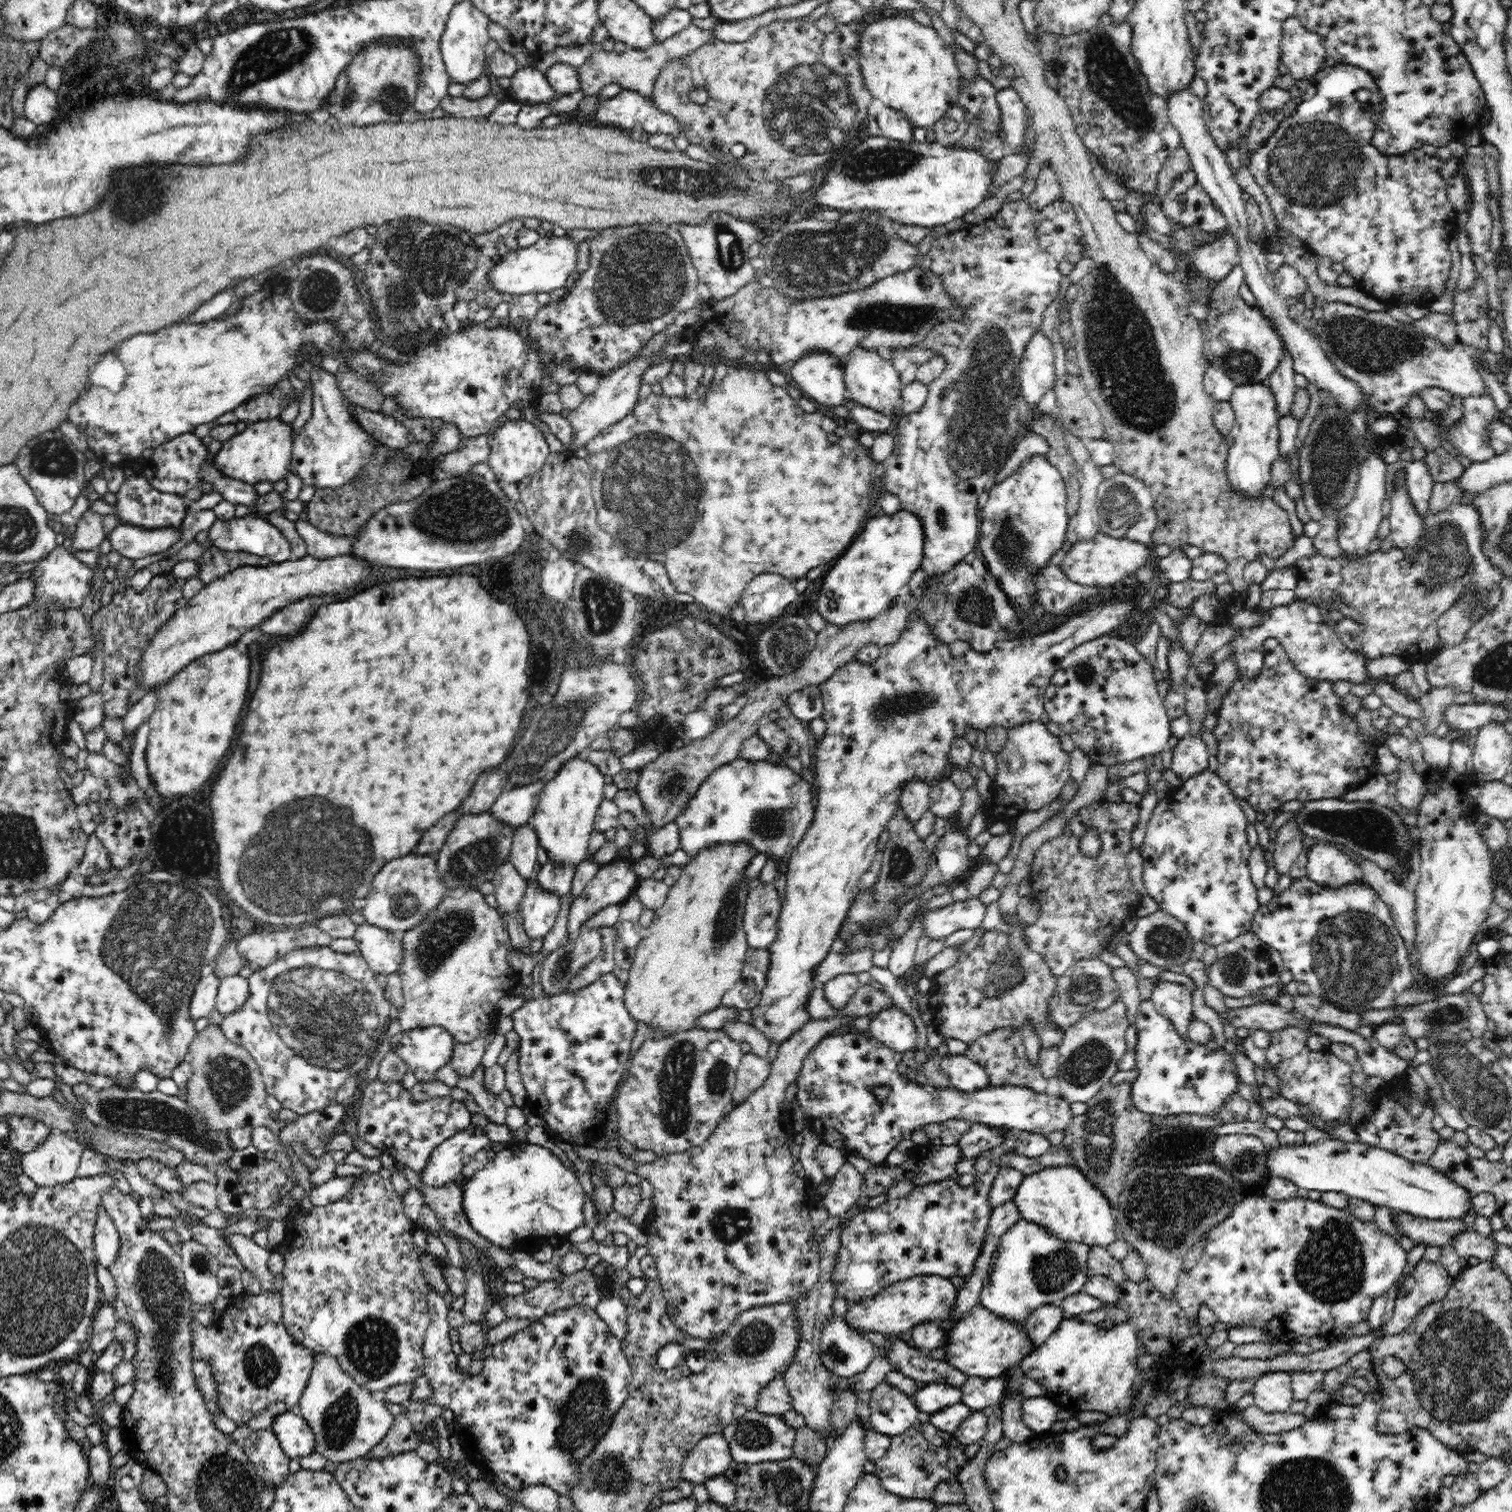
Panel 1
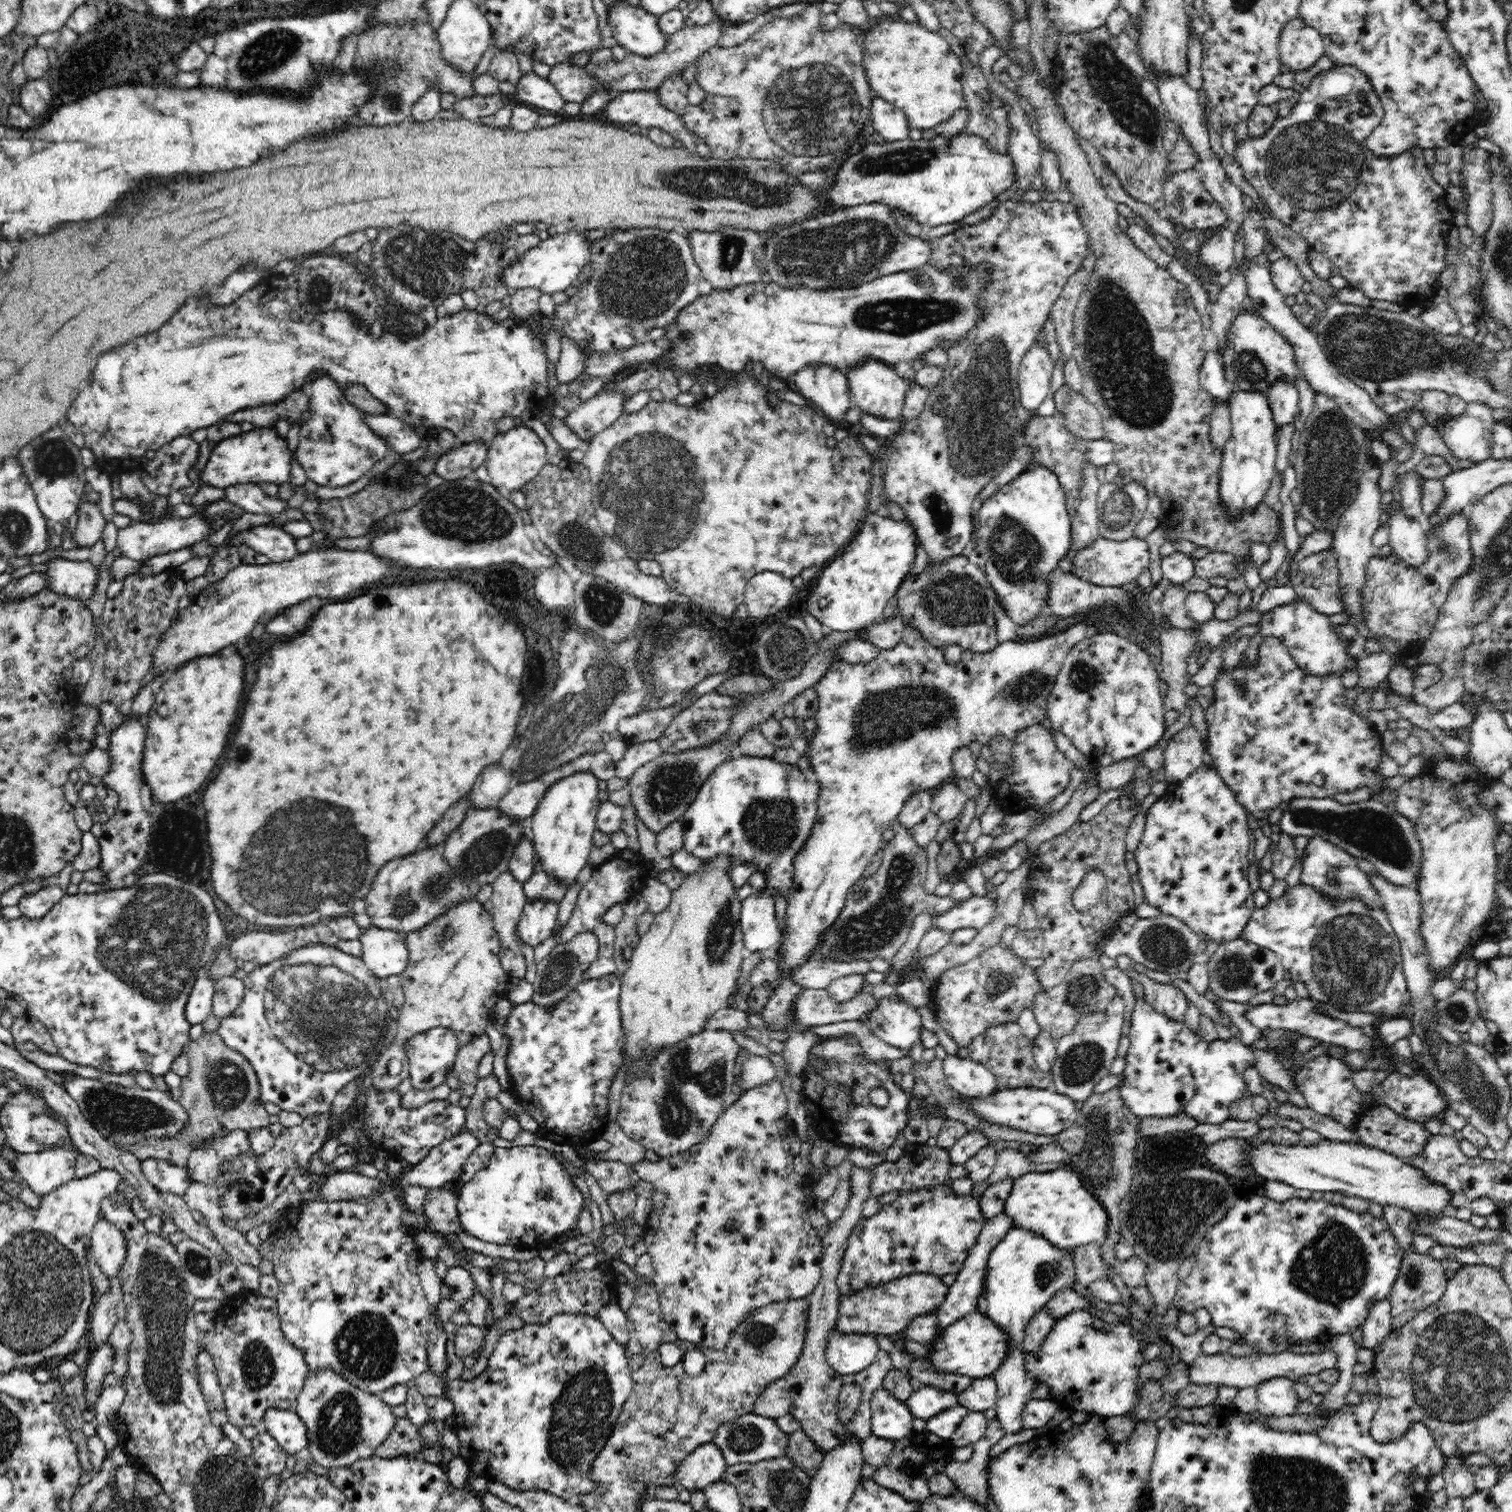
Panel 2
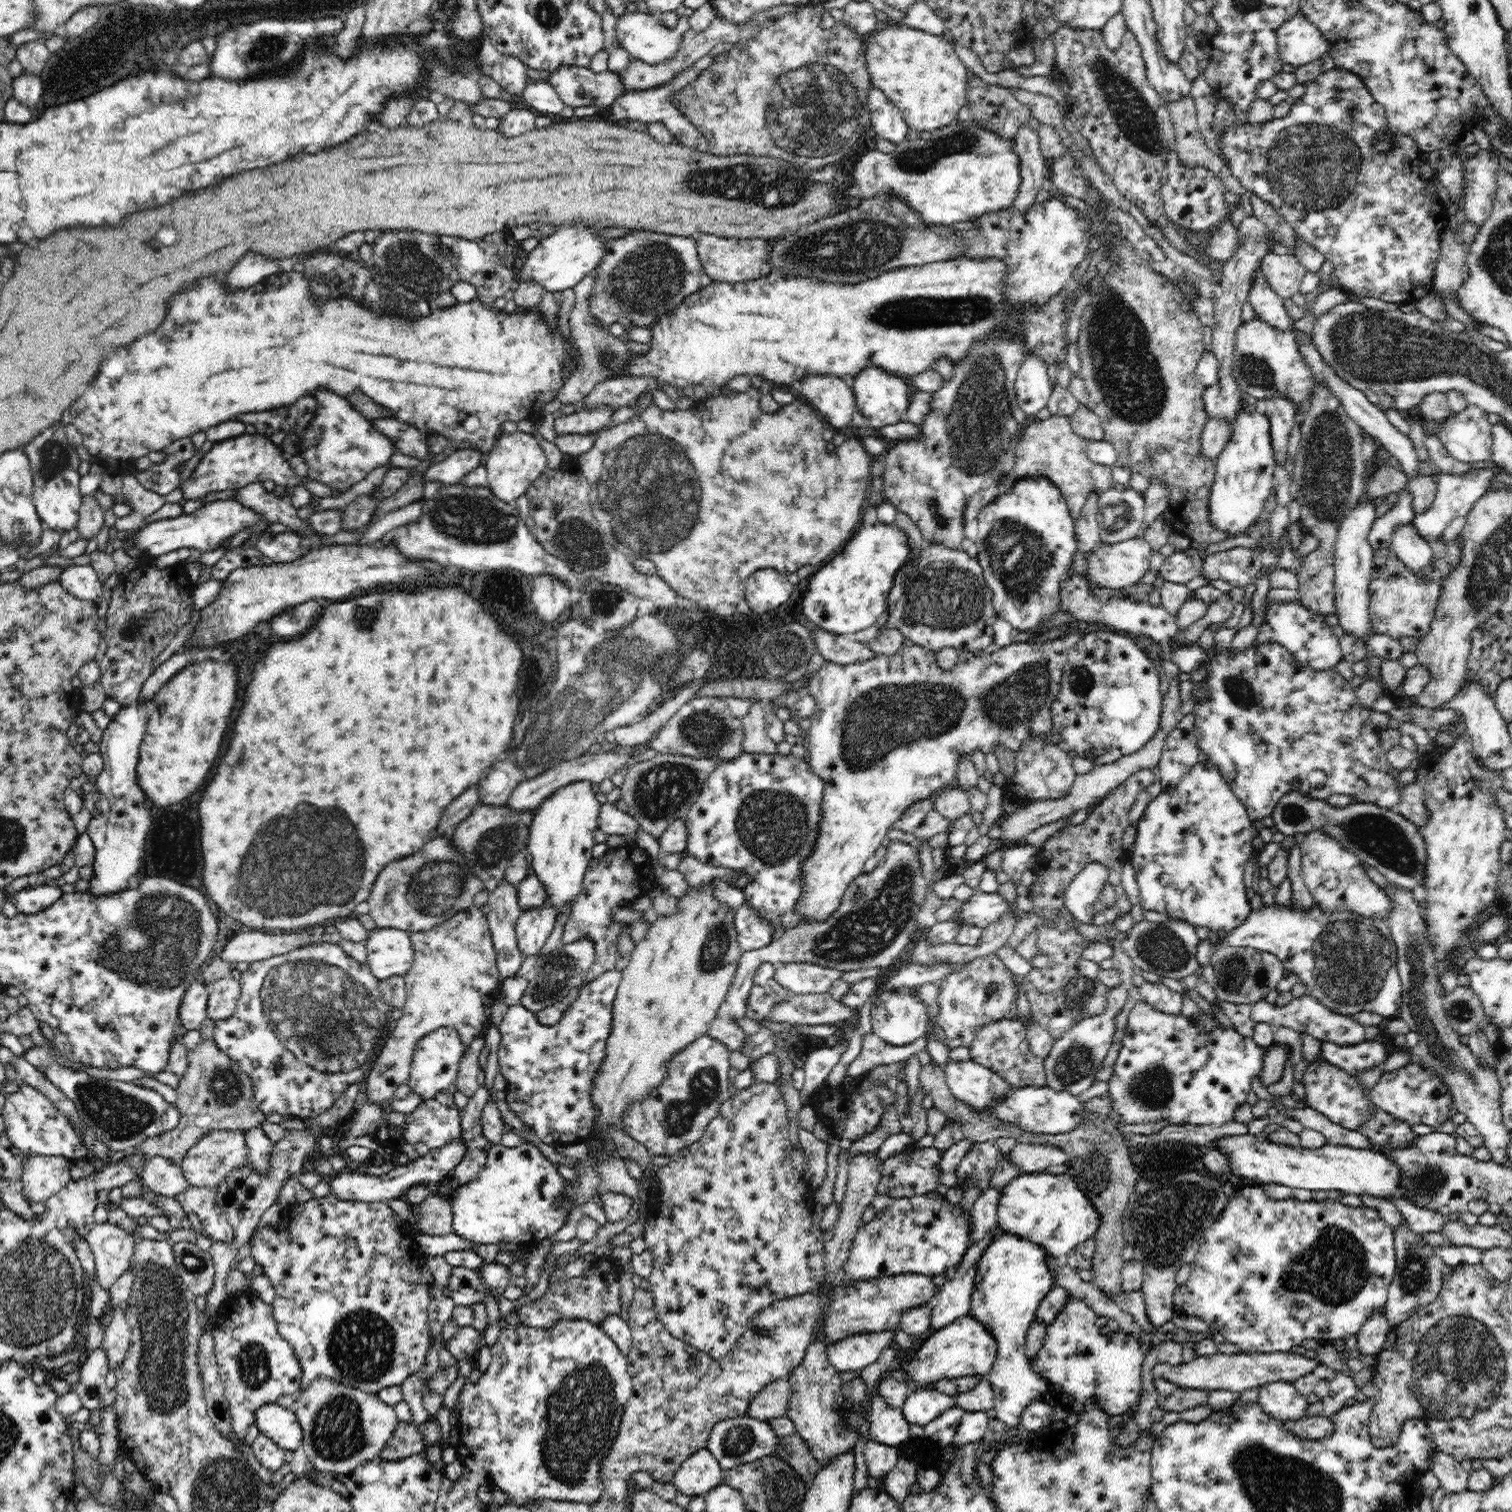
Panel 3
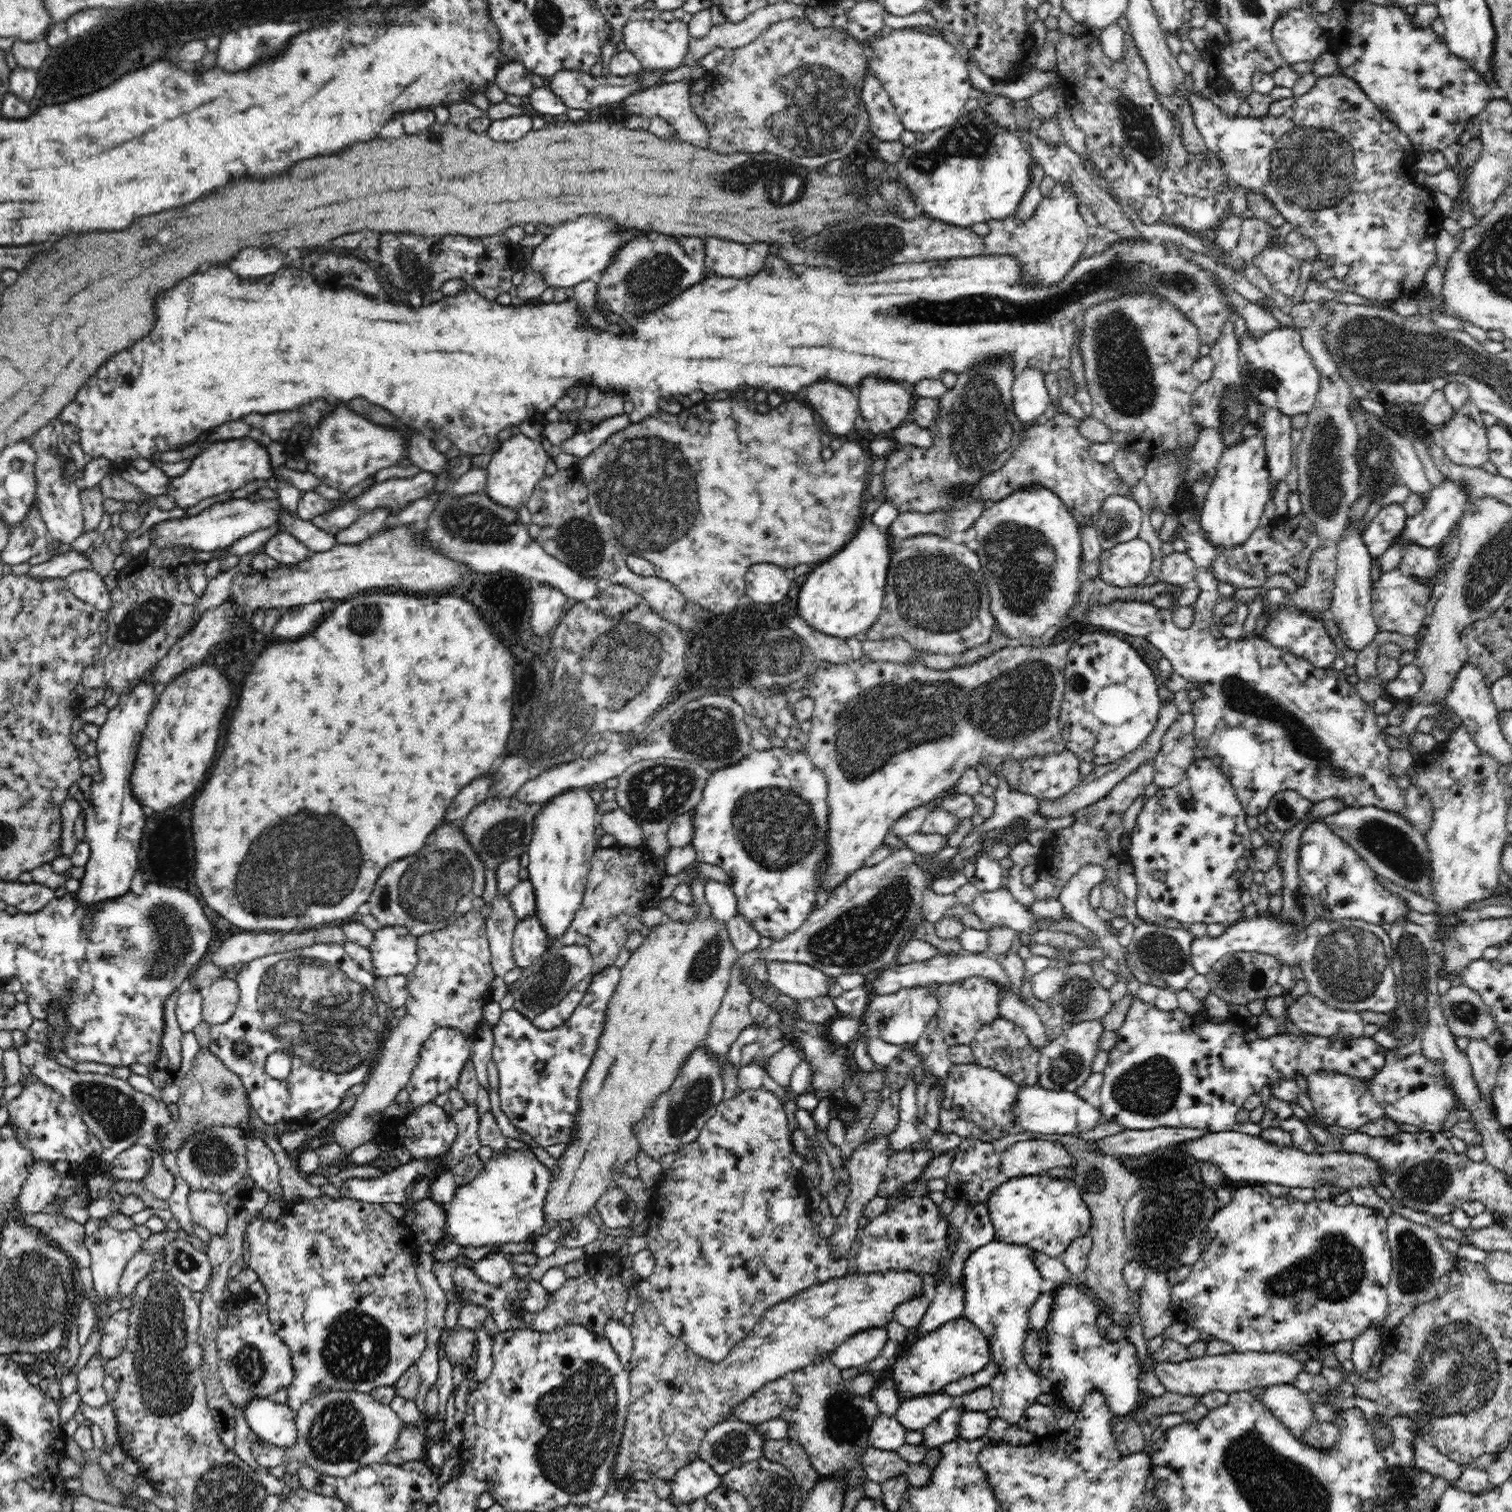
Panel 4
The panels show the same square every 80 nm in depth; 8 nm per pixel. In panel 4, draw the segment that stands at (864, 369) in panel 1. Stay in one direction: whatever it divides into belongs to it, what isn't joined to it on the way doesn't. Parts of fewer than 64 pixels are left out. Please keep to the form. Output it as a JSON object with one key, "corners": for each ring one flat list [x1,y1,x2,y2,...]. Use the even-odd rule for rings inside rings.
{"corners":[[866,378,860,386,860,415,868,423,870,432,876,435,889,434,910,422,914,401,914,394,896,382]]}

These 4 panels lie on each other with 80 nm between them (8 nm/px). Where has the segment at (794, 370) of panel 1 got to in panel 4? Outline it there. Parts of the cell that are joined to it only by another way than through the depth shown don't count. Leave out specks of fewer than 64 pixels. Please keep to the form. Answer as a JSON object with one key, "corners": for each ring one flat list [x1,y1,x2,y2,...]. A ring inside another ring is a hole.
{"corners":[[820,382,806,388,806,400,816,406,816,412,824,420,829,432,836,436,848,434,854,427,854,421,860,416,858,400,850,390,834,384]]}

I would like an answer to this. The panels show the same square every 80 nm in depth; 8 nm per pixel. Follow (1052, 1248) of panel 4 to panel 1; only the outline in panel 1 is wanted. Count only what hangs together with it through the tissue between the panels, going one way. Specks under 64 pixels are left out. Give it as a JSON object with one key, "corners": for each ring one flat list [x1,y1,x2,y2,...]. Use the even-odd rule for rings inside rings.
{"corners":[[1073,1164,1058,1168,1048,1167,1025,1175,1012,1201,1021,1220,1039,1224,1057,1240,1106,1248,1116,1240,1114,1228,1117,1224,1112,1205,1106,1195,1088,1182,1082,1171]]}

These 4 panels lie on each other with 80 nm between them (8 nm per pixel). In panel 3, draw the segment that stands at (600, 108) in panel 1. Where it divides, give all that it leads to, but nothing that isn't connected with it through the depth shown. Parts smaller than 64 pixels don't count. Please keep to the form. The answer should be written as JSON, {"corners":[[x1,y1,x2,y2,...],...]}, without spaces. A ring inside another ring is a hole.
{"corners":[[730,43,717,44,706,56,698,60,692,68,682,70,682,72,679,72,671,81,656,86,653,89,627,91,611,104,610,110,612,110,614,118,618,118,622,123,624,120,637,120,640,123,644,122,644,124,648,125,652,122,661,122,675,136,678,143,684,144,684,146,698,148,699,150,707,150,709,142,704,136,704,133,697,126,694,126,694,124,689,121,689,118,681,112,673,98,678,91,688,86,688,84,695,82,695,78,701,71,710,68,720,54,733,49,734,45]]}

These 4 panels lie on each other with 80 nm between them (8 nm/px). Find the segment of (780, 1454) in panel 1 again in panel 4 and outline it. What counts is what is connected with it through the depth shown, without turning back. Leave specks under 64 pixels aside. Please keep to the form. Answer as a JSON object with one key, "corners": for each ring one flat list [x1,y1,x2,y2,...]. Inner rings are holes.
{"corners":[[722,1421,711,1426,702,1438,700,1448,696,1450,696,1459,712,1467,716,1474,723,1477,728,1471,762,1457,762,1435,752,1429,750,1423,740,1421]]}

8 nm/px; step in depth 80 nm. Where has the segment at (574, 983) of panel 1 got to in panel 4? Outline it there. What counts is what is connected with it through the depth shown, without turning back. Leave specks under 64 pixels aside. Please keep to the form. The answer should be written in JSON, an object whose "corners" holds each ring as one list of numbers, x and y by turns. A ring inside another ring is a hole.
{"corners":[[645,844,638,848,600,847,594,853,581,907,561,938,563,946,580,945,590,949,594,968,588,980,602,968,614,966,630,934,638,932,646,938,654,930,654,927,646,927,639,916,652,899,658,898,659,880,665,877,655,859,656,856]]}

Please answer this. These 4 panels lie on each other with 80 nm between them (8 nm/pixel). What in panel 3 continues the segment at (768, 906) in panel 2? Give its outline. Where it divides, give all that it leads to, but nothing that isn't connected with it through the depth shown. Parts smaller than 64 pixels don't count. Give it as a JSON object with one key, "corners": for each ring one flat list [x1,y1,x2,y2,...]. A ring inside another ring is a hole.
{"corners":[[744,903,734,912,734,929,738,945,745,951,764,948,772,940,770,923,760,919,748,903]]}

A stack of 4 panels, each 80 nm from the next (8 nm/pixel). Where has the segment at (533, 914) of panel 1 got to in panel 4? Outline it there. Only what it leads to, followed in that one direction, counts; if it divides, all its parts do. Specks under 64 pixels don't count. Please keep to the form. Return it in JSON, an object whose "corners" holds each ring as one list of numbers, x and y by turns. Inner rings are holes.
{"corners":[[536,915,518,921,512,940,514,967,526,974,534,961,543,955,546,945,546,933,542,931]]}

